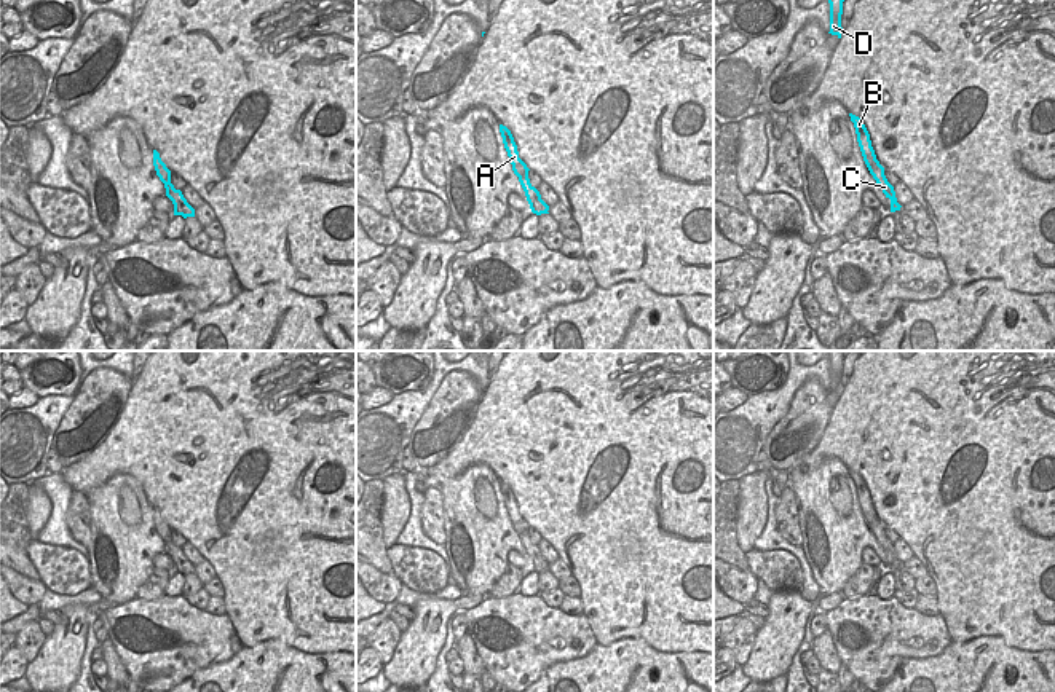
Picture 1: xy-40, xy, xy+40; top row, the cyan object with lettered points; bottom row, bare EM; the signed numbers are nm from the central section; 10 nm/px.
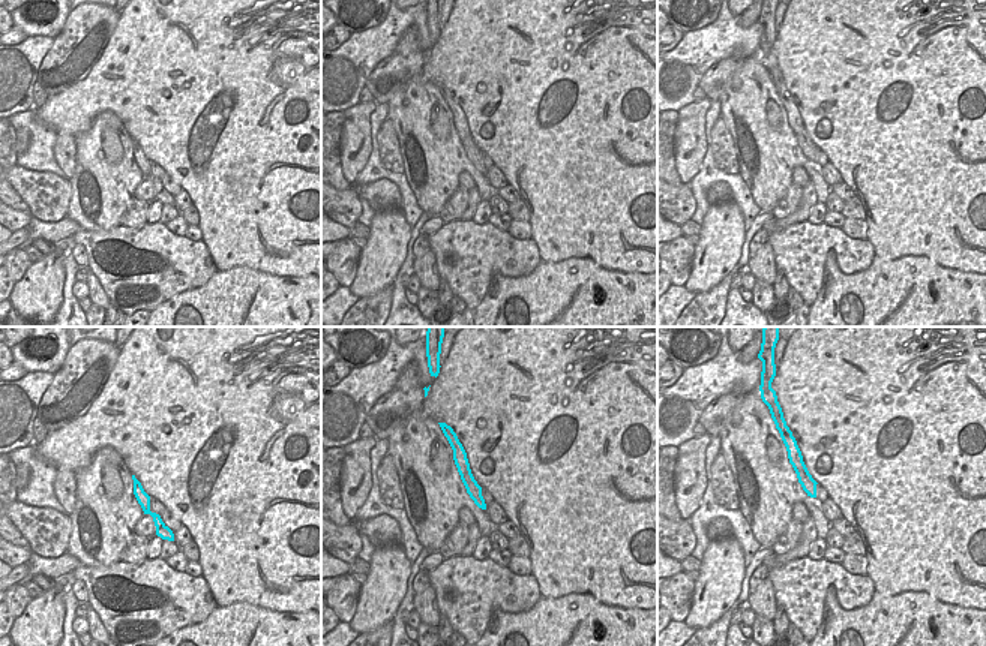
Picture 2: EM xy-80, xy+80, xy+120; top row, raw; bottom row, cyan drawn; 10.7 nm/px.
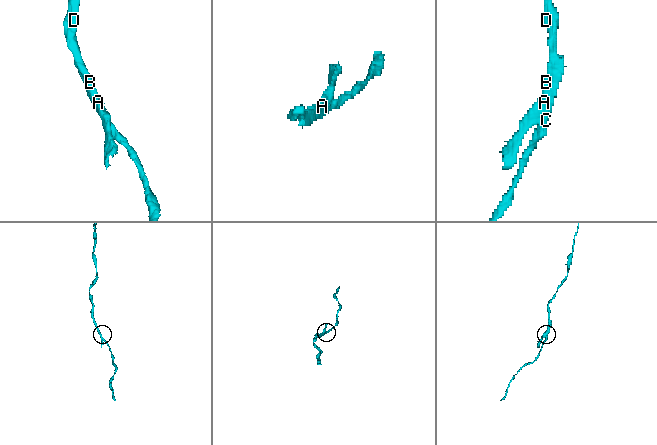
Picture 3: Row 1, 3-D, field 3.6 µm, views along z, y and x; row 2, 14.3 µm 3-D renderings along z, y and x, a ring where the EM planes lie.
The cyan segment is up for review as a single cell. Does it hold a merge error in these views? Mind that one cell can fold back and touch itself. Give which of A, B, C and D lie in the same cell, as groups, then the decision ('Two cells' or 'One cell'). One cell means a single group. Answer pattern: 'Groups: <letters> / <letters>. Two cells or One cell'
Groups: A B D / C. Two cells.

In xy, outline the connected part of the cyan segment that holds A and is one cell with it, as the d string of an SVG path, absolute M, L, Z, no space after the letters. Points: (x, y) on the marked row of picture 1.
M500 124L500 132L501 132L501 137L503 137L503 144L504 144L504 148L508 151L508 156L509 156L509 161L512 164L512 171L514 174L520 179L524 175L528 174L528 167L527 164L519 158L519 151L517 151L517 145L514 142L514 137L511 134L511 131Z

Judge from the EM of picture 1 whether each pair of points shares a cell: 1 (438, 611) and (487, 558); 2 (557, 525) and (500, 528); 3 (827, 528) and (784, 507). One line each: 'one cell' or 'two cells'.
1: two cells
2: two cells
3: two cells

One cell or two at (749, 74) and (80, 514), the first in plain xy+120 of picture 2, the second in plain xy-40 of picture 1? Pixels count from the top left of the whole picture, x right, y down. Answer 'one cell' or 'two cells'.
two cells

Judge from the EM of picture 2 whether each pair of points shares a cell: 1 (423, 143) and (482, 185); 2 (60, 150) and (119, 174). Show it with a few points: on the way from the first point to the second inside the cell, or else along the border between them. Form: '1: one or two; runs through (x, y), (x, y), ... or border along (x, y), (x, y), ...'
1: one; runs through (438, 158), (441, 161), (461, 162), (470, 170)
2: two; border along (75, 137), (75, 171), (69, 179)

